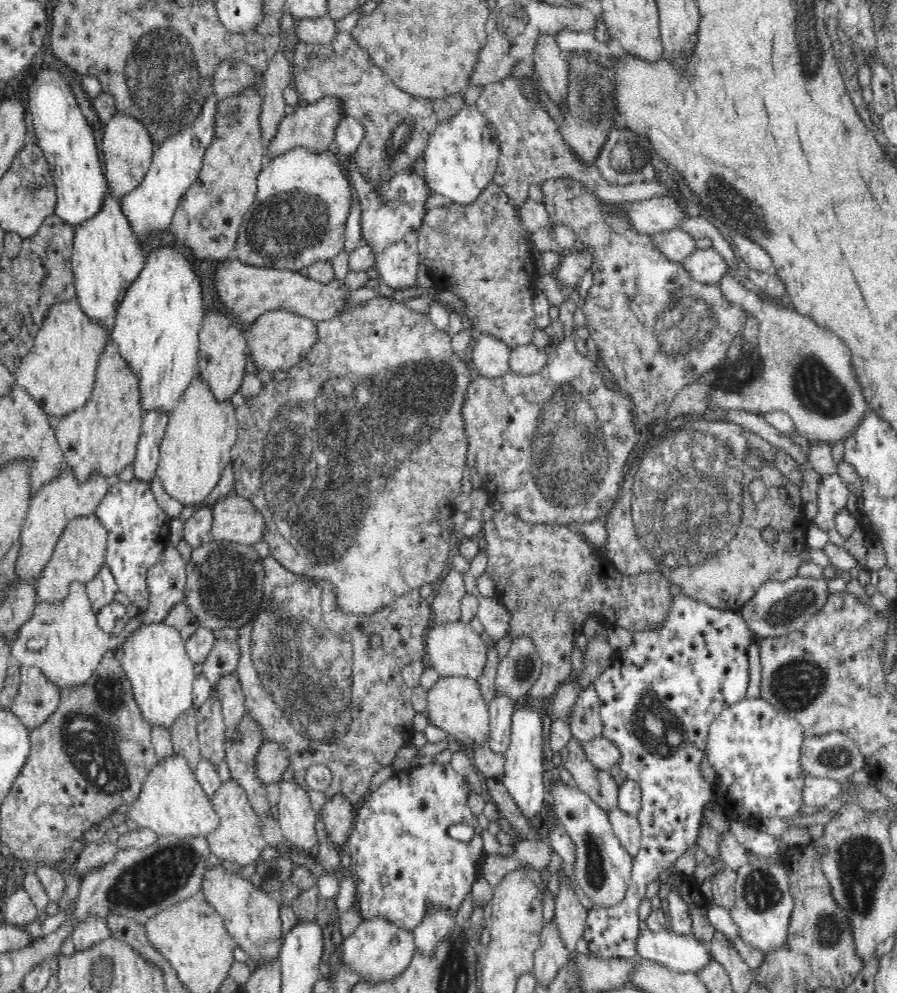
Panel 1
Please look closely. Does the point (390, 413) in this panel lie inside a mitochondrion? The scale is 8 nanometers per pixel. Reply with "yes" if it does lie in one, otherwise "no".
yes

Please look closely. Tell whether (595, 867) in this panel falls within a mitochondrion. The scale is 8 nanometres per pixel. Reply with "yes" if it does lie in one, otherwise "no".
yes

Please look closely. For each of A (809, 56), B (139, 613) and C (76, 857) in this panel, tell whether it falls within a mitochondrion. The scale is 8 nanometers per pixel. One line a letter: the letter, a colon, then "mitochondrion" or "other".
A: mitochondrion
B: other
C: other

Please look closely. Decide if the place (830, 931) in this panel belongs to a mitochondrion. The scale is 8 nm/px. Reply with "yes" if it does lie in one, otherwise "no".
yes

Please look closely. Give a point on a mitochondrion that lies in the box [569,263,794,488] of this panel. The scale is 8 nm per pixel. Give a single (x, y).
(682, 325)

